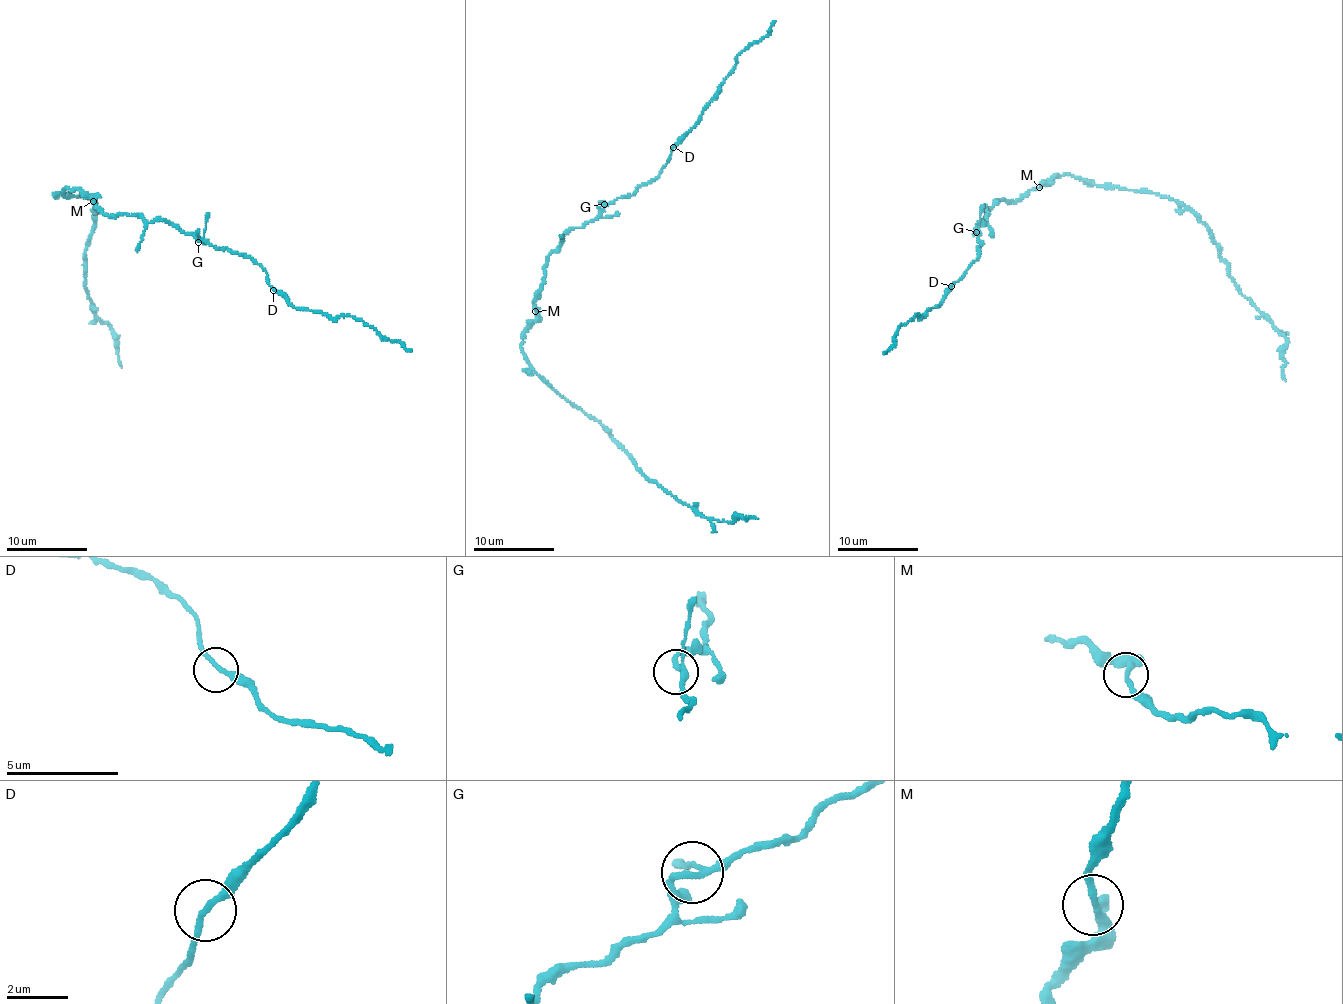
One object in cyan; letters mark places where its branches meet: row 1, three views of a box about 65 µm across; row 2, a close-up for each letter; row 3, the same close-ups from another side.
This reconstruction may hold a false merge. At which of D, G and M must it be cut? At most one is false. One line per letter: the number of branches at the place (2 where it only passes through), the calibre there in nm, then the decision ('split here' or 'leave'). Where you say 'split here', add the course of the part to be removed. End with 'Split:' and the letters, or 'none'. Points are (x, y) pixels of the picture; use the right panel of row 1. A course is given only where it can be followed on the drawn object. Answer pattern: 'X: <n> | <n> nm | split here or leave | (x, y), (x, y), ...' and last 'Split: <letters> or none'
D: 2 | 200 nm | leave
G: 3 | 180 nm | leave
M: 3 | 180 nm | split here | (1039, 188), (1065, 175), (1097, 185), (1151, 191), (1184, 206), (1207, 228), (1236, 289), (1286, 340), (1285, 381)
Split: M

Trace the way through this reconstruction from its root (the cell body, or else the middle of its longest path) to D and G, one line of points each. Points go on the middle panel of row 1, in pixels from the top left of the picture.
D: (535, 299), (544, 283), (546, 258), (565, 234), (595, 218), (603, 204), (631, 195), (659, 175), (673, 147)
G: (535, 299), (544, 283), (546, 258), (558, 248), (565, 234), (595, 218), (604, 204)

